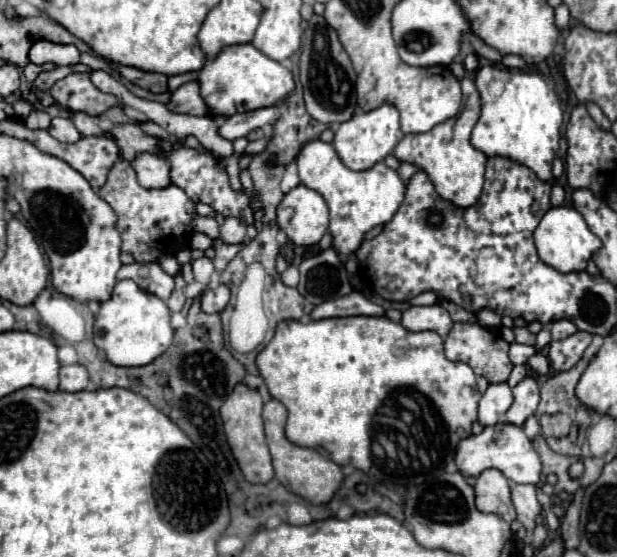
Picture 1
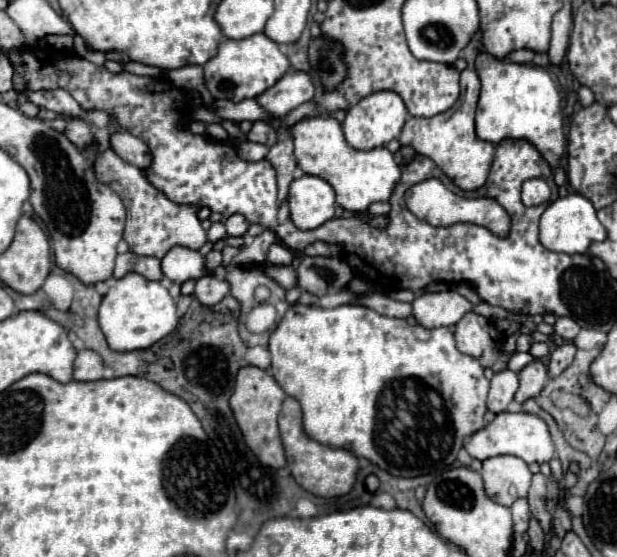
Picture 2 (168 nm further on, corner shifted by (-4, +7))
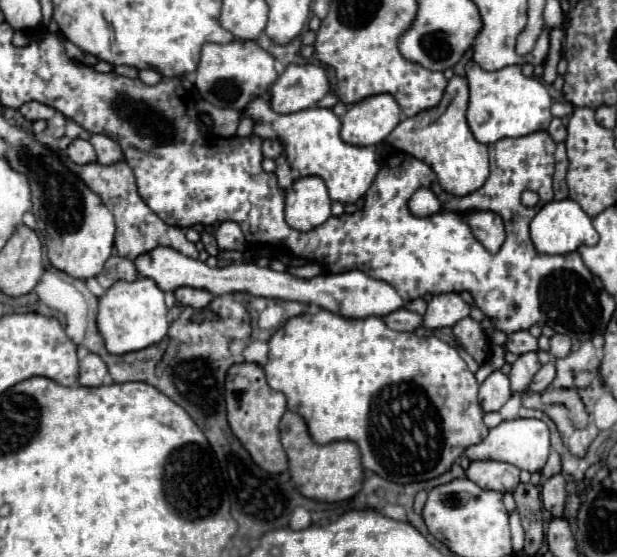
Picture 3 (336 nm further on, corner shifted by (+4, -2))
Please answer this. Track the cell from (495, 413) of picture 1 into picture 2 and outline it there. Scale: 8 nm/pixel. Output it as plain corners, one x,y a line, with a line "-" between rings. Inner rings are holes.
509,369
495,373
491,379
491,389
489,389
489,397
487,397
489,411
493,411
493,413
507,411
507,405
513,401
517,387
519,387
517,373
513,373

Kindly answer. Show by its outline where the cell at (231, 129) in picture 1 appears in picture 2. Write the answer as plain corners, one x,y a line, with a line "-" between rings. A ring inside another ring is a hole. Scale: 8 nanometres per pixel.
305,71
285,73
273,87
257,97
257,101
275,117
285,117
301,103
311,101
315,95
313,77

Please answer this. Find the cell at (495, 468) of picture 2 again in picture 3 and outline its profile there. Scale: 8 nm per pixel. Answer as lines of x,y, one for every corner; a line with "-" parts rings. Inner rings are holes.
483,460
483,462
471,462
467,468
467,478
473,480
483,490
495,490
501,494
513,492
519,486
519,468
507,462
495,462
495,460

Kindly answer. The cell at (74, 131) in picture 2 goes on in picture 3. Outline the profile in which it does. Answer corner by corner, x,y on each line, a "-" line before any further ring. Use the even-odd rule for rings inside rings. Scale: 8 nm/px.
75,138
67,146
67,158
73,160
75,164
89,164
89,162
95,162
95,150
93,150
93,146
91,146
89,140

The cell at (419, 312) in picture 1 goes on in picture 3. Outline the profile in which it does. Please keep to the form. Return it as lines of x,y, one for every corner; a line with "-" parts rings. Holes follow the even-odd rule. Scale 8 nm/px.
437,294
429,300
427,312
423,316
423,328
439,330
455,326
461,318
469,316
469,306
461,300
459,294

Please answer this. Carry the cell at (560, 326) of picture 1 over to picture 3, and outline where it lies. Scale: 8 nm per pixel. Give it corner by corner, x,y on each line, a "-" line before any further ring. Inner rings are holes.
555,334
551,338
551,350
549,354
553,358
561,358
561,356
567,356
571,352
571,338
567,334

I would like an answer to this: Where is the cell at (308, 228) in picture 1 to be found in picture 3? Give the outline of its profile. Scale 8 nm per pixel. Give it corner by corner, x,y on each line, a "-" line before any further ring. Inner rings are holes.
297,178
285,192
285,222
291,228
307,232
321,226
329,216
331,198
321,178

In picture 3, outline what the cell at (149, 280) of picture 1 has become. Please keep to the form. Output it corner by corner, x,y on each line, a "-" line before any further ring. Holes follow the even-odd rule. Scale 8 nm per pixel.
111,256
103,268
103,272
97,276
97,282
107,290
111,288
117,280
127,280
133,282
137,280
137,268
131,260
121,258
121,256

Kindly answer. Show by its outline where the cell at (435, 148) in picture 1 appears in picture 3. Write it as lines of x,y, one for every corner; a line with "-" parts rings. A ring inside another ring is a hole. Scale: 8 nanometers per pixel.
453,76
449,80
447,90
453,90
455,94
445,108
419,112
413,118
405,118
389,134
387,142
393,148
407,152
407,154
415,156
417,160
429,164
431,170
437,174
437,180
443,186
443,190
447,190
453,196
467,196
485,184
485,180
489,176
489,156
487,156
487,146
479,144
475,140
475,136
471,134
467,120
465,120
467,102
469,102
467,80

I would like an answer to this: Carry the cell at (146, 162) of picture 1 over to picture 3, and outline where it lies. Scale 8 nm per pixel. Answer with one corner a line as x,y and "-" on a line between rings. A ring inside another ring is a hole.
93,134
89,142
95,148
99,164
113,164
113,162
121,162
123,160
123,150
113,138
103,136
103,134

